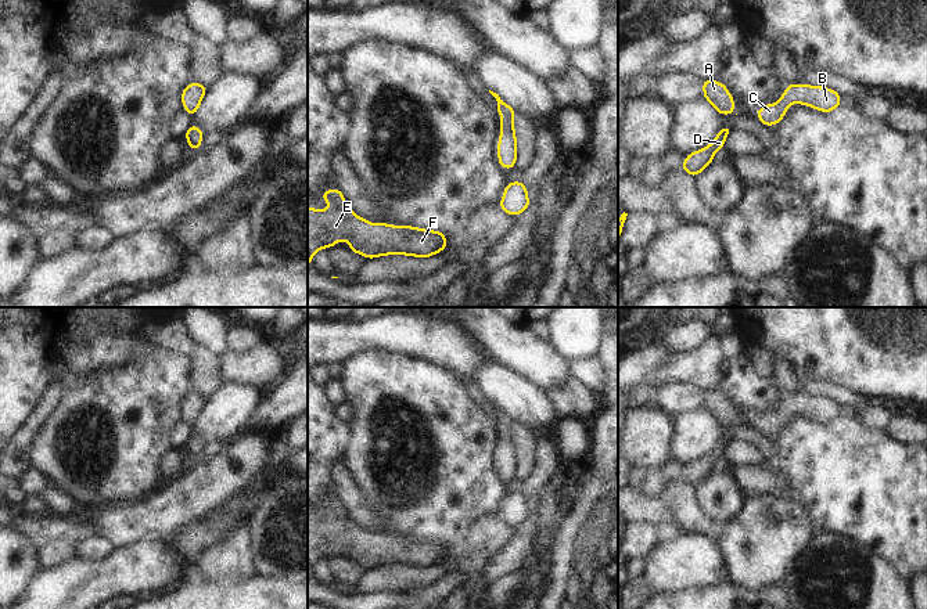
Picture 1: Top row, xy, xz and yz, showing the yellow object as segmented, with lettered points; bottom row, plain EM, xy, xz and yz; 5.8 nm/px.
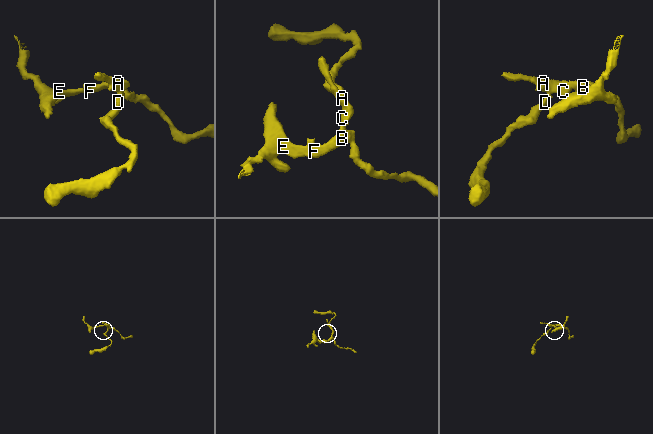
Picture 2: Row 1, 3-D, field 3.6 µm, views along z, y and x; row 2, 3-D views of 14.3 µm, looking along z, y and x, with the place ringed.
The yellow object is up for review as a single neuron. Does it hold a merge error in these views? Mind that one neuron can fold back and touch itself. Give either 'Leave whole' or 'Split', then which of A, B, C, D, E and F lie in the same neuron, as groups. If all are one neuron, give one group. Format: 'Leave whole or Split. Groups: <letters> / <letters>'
Leave whole. Groups: A B C D E F

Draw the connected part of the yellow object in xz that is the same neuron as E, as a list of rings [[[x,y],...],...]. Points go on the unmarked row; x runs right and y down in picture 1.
[[[338,497],[319,507],[331,516],[324,520],[308,516],[308,576],[312,576],[316,562],[335,558],[338,551],[346,551],[351,562],[367,570],[396,563],[427,569],[449,555],[438,540],[371,533],[360,527],[348,516]]]

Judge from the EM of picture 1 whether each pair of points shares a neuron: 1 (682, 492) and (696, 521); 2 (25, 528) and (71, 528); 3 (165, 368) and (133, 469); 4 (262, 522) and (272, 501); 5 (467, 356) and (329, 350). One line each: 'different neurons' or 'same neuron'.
1: same neuron
2: same neuron
3: same neuron
4: same neuron
5: same neuron

